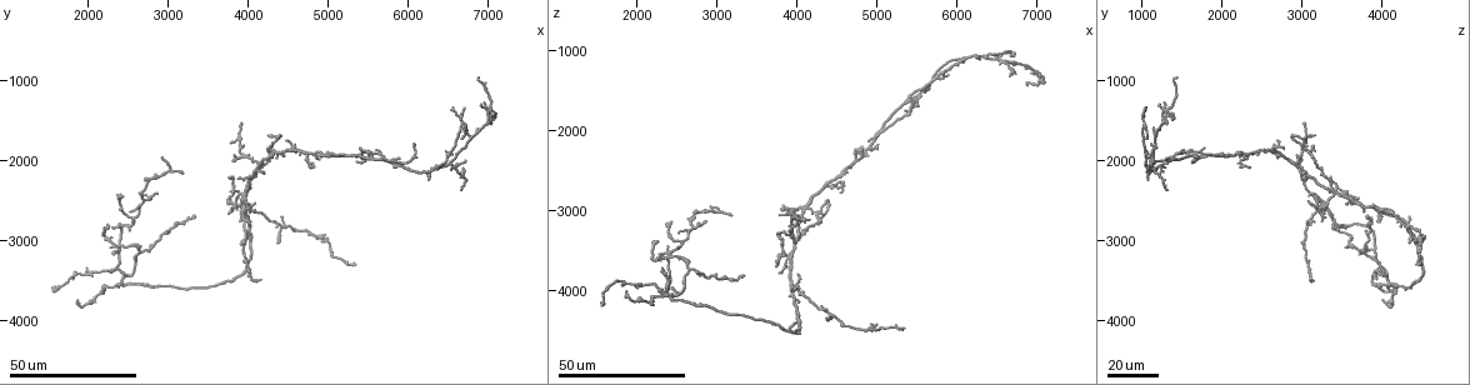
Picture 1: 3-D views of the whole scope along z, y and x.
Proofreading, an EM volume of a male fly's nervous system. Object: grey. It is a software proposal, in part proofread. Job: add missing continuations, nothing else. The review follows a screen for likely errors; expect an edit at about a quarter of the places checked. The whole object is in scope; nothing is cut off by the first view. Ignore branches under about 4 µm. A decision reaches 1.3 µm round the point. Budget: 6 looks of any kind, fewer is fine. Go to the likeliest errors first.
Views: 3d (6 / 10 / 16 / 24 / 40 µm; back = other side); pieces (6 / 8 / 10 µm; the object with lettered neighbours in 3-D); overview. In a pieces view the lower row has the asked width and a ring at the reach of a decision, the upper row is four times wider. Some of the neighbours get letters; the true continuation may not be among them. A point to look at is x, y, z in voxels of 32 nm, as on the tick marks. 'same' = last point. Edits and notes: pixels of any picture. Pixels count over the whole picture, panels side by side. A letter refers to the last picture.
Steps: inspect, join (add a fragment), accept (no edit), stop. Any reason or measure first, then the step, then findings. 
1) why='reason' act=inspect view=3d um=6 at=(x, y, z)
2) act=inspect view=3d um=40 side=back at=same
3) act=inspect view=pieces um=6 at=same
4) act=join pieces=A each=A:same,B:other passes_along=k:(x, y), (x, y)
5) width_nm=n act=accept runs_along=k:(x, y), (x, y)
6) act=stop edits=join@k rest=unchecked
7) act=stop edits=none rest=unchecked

why='thin end' act=inspect view=3d um=24 at=(6250, 2250, 1100)

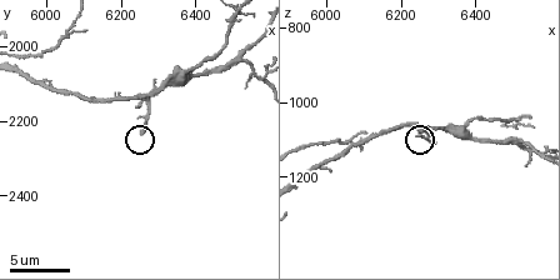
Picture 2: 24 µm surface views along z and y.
act=inspect view=pieces um=8 at=(6260, 2220, 1080)

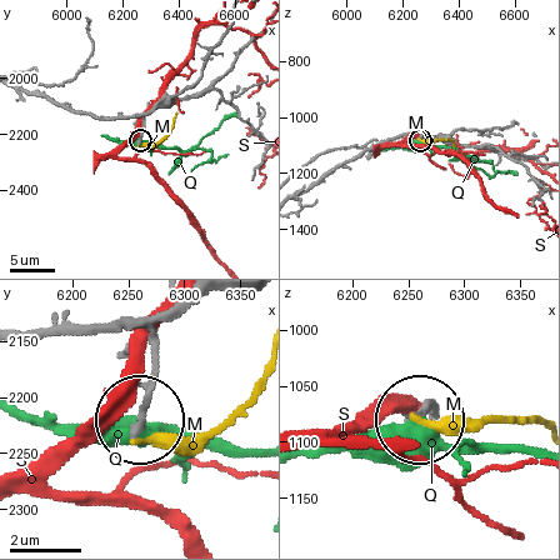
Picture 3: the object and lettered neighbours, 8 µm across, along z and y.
width_nm=170 act=accept each=M:other,Q:other,S:other runs_along=3:(33, 91), (99, 116), (141, 118), (141, 138) found='none of them fits'

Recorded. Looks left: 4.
why='thin end' act=inspect view=3d um=24 at=(3900, 2750, 3250)

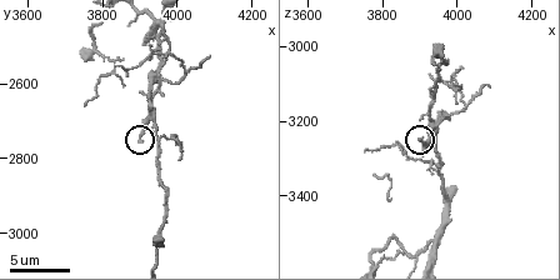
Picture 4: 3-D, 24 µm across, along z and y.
why='see the neighbours' act=inspect view=pieces um=8 at=(3910, 2750, 3240)

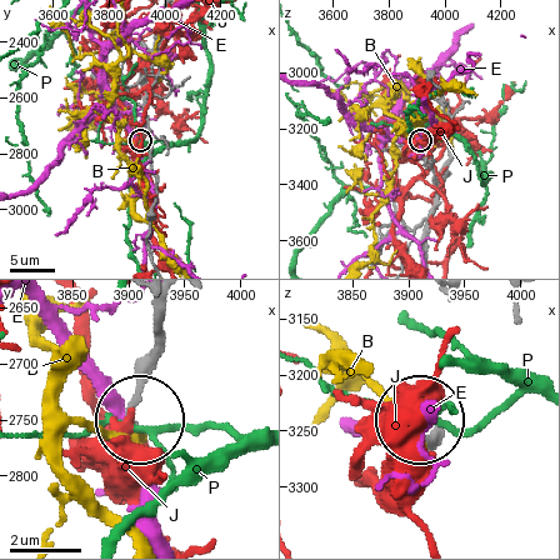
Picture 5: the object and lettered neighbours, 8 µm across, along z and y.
width_nm=150 act=accept each=B:other,E:other,J:other,P:other runs_along=5:(161, 308), (161, 334), (133, 421) found='no lettered fragment goes on from it'

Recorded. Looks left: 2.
why='an open end' act=inspect view=3d um=40 at=(2850, 2400, 3150)

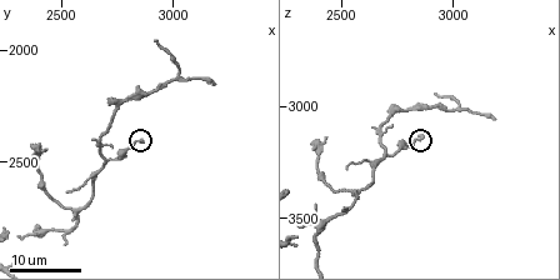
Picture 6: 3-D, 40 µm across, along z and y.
act=inspect view=pieces um=6 at=(2860, 2400, 3140)

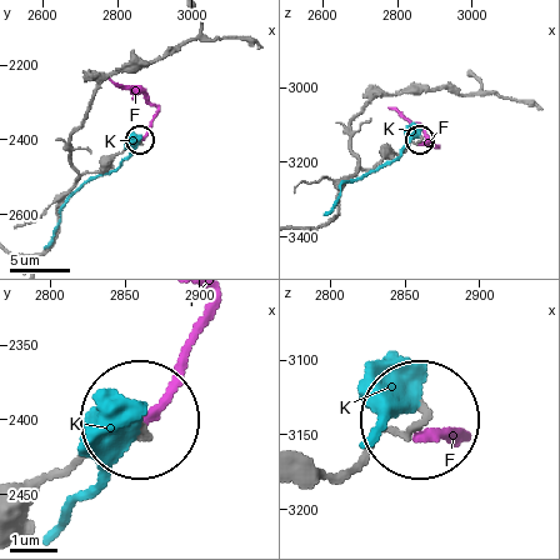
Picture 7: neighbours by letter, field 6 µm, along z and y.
act=accept each=F:other,K:other runs_along=7:(333, 478), (413, 414) found='none of them fits'

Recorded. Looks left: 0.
act=stop edits=none rest=unchecked

